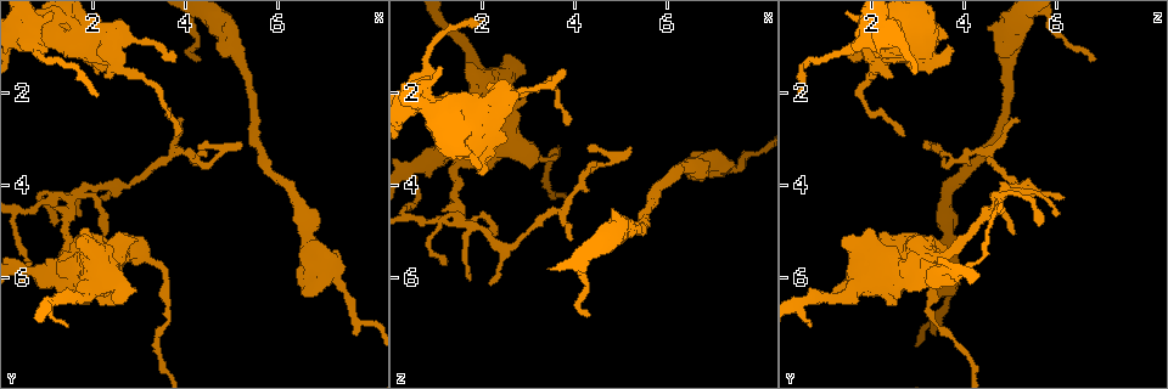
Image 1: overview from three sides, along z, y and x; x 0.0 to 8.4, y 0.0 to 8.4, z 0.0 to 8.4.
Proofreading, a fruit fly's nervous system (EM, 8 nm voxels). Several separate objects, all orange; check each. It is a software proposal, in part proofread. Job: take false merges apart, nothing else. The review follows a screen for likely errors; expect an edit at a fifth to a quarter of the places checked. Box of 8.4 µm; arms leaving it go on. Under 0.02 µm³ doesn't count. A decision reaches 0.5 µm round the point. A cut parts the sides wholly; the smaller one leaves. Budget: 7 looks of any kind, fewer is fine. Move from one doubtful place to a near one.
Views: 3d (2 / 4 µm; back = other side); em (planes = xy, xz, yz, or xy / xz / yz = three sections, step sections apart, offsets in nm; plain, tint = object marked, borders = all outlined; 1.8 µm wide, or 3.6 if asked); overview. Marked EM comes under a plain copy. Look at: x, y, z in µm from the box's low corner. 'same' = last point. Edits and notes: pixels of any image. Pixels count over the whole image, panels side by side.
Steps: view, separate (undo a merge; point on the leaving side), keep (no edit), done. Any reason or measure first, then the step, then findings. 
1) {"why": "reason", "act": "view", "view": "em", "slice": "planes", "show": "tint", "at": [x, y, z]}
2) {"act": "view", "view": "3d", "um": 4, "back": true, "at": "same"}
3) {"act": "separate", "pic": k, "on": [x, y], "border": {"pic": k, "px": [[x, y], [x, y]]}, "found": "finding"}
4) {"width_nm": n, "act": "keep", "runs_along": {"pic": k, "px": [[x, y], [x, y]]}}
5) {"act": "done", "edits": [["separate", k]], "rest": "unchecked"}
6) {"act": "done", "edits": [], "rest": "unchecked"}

{"why": "thick turns thin", "act": "view", "view": "em", "slice": "planes", "show": "tint", "at": [5.15, 1.25, 5.00]}

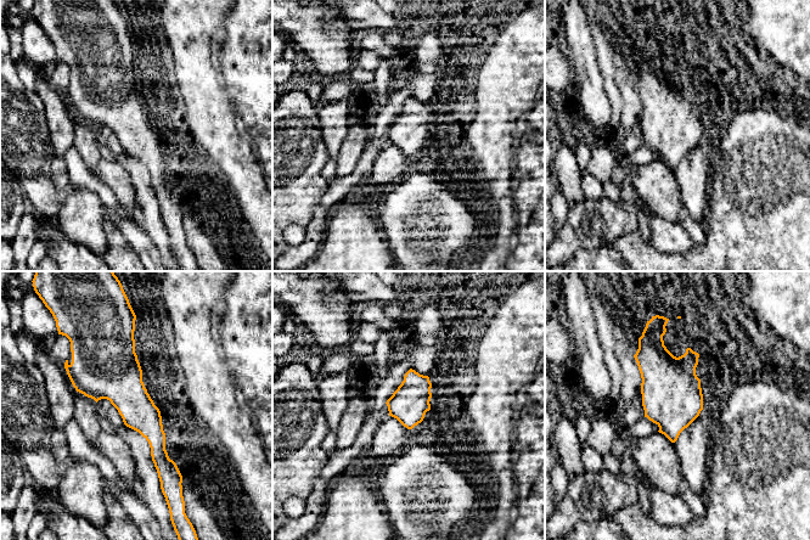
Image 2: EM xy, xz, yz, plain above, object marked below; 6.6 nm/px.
{"act": "keep", "found": "all the same neuron"}

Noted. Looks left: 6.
{"act": "view", "view": "3d", "um": 2, "at": [2.95, 1.60, 2.05]}

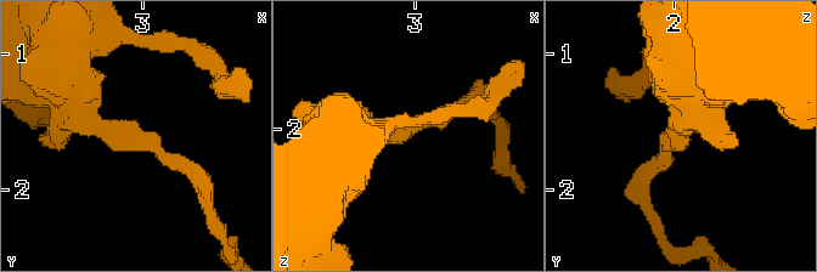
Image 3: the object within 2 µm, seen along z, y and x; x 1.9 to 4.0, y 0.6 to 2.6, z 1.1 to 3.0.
{"why": "need the tissue", "act": "view", "view": "em", "slice": "xz", "step": 4, "show": "tint", "at": [2.96, 1.64, 2.00]}

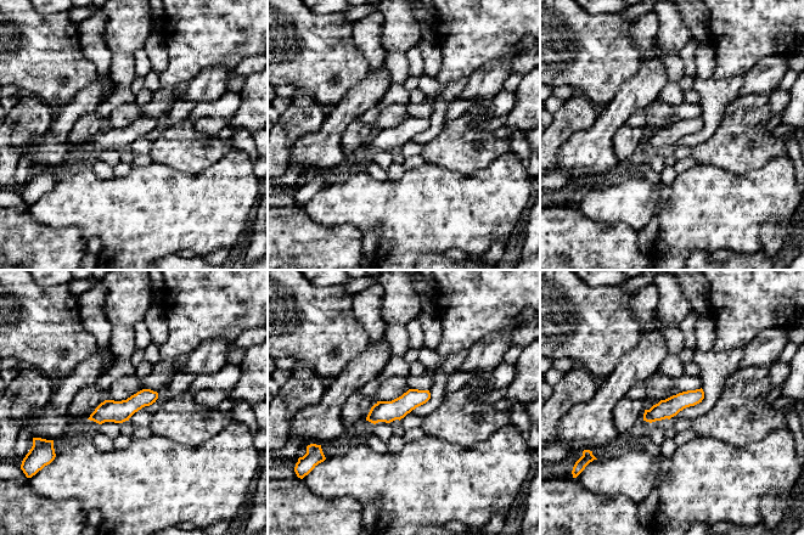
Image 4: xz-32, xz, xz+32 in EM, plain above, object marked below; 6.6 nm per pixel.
{"act": "view", "view": "em", "slice": "planes", "show": "tint", "at": "same"}

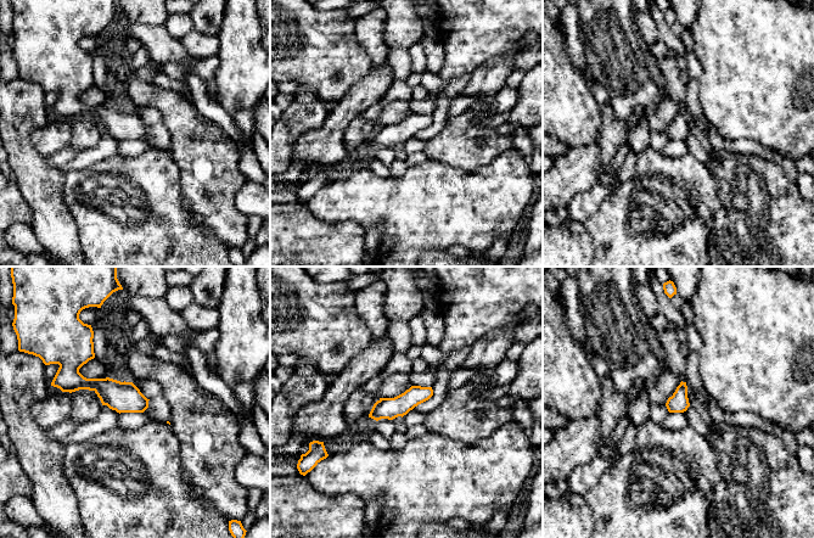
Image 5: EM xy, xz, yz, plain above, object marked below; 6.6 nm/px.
{"act": "keep", "runs_along": {"pic": 5, "px": [[63, 385], [94, 384], [145, 404]]}, "found": "one neuron here"}

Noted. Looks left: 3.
{"why": "abrupt turn", "act": "view", "view": "em", "um": 3.6, "slice": "planes", "show": "tint", "at": [0.65, 1.00, 1.70]}

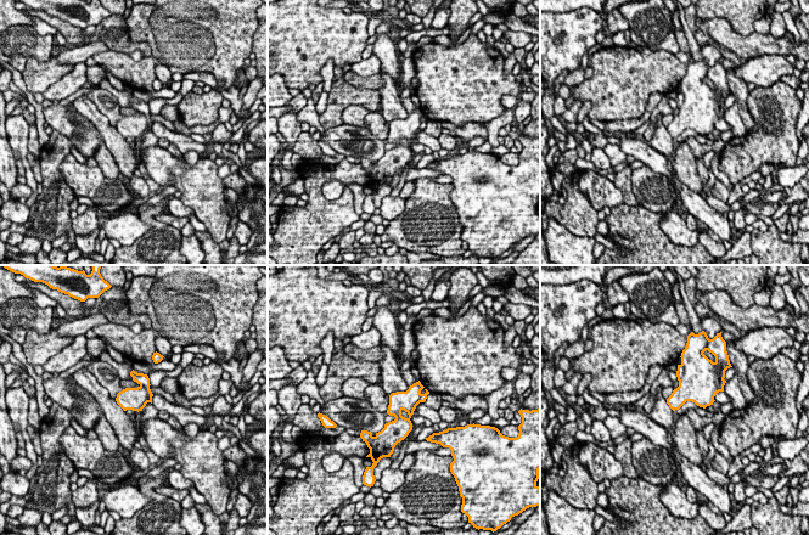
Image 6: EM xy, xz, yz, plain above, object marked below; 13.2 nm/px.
{"width_nm": 240, "act": "separate", "pic": 6, "on": [135, 399], "border": {"pic": 6, "px": [[140, 384], [146, 392], [147, 401]]}, "found": "a second neuron is stuck on"}

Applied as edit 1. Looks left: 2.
{"act": "done", "edits": [["separate", 6]], "rest": "unchecked"}

